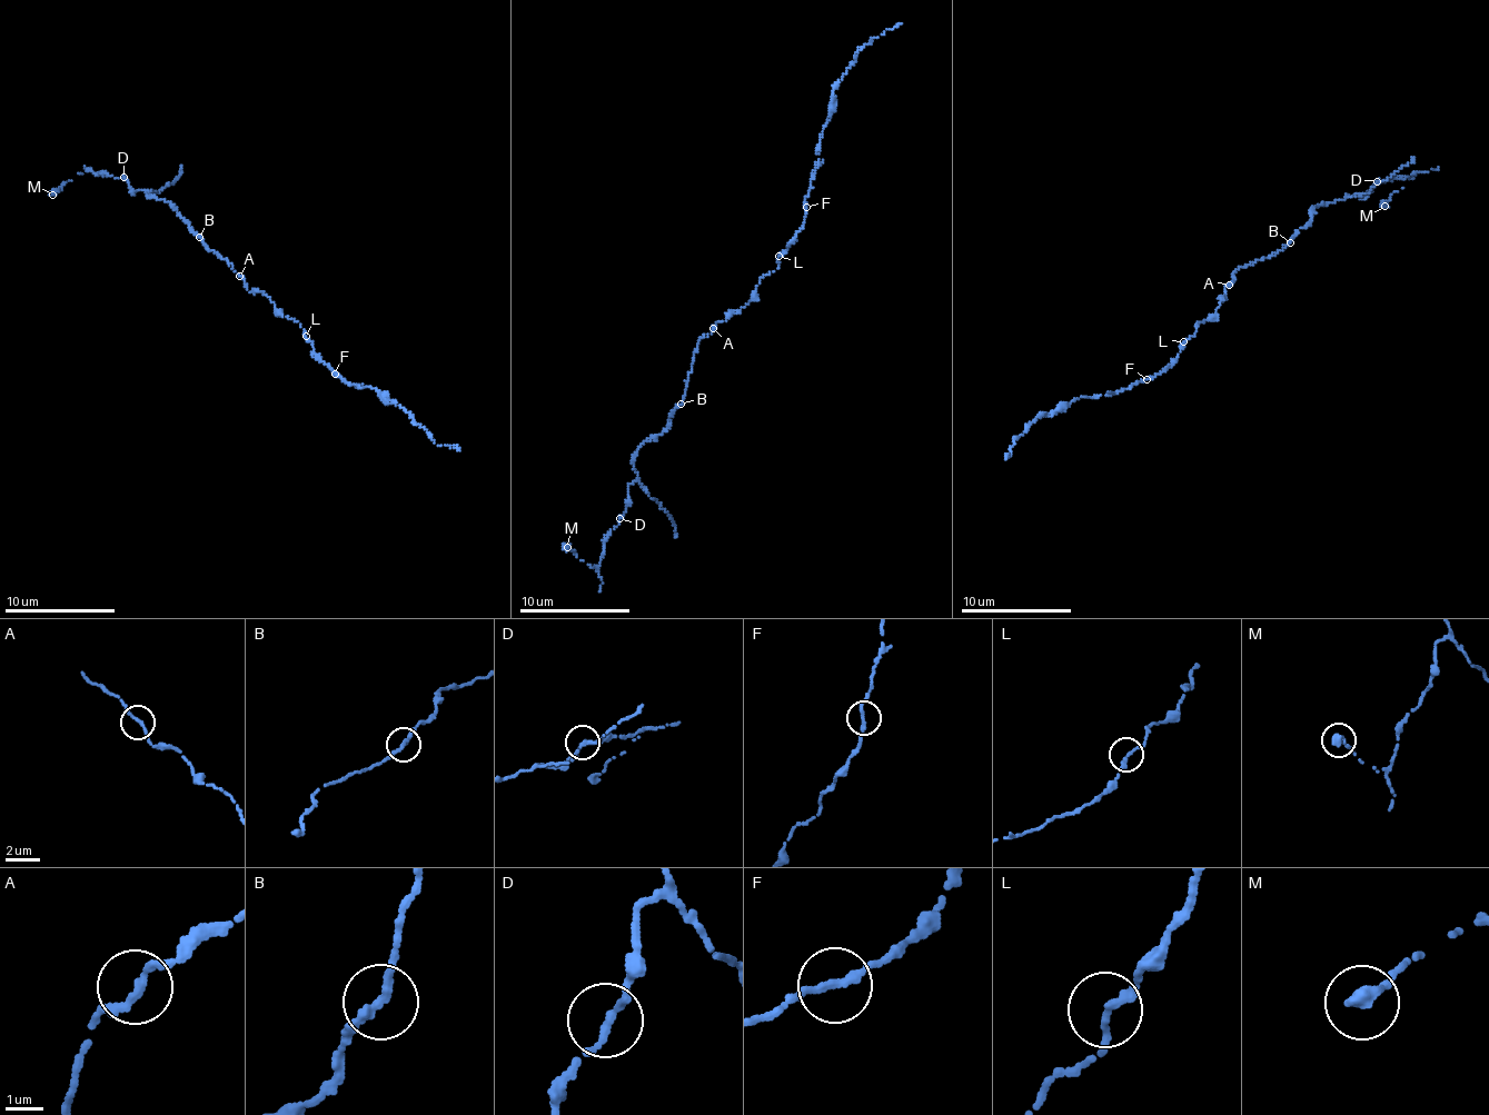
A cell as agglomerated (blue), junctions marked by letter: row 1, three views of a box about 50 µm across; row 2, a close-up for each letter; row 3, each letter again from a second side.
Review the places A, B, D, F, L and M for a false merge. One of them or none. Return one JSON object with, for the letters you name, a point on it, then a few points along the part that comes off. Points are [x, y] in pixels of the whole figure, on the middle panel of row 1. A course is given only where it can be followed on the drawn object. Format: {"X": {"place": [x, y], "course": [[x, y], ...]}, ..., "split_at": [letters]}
{"split_at": []}

